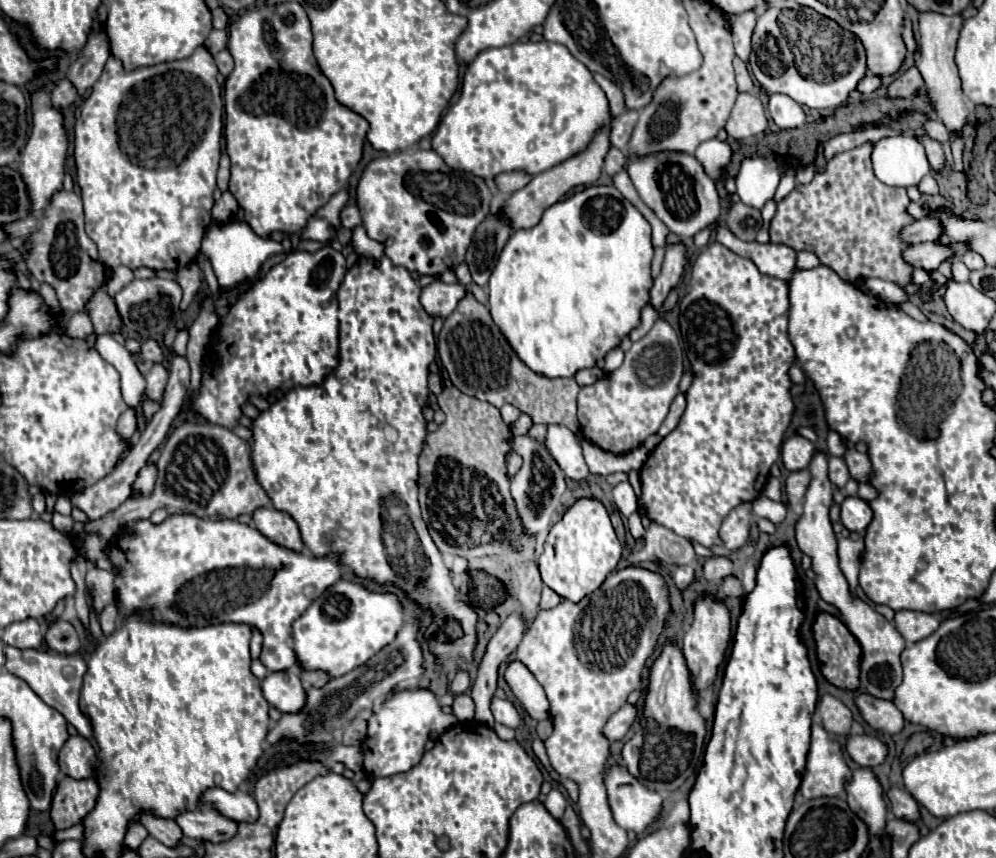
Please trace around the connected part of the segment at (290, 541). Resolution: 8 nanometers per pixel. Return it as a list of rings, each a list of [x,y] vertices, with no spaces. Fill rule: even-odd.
[[[261,507],[253,513],[253,521],[255,527],[273,543],[291,551],[303,551],[299,527],[293,521],[293,517],[289,517],[287,513],[271,507]]]

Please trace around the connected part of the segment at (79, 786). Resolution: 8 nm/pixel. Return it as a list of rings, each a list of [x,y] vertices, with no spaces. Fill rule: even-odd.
[[[63,777],[51,801],[51,821],[55,829],[69,829],[77,825],[95,807],[99,795],[99,785],[93,777],[75,781],[73,777]]]

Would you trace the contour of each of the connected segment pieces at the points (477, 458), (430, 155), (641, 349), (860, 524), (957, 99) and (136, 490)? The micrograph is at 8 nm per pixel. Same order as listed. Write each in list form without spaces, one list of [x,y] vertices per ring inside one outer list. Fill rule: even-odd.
[[[445,387],[443,393],[437,397],[437,403],[447,419],[445,423],[437,427],[437,431],[427,433],[423,441],[423,451],[419,455],[419,481],[417,483],[419,483],[419,505],[423,511],[423,519],[429,527],[429,533],[435,545],[443,553],[467,557],[467,549],[469,549],[473,551],[473,557],[481,557],[483,553],[487,555],[487,551],[505,557],[511,571],[519,579],[517,599],[521,605],[521,613],[525,615],[525,621],[531,623],[539,607],[543,581],[539,577],[539,569],[535,561],[537,541],[535,537],[527,537],[527,533],[523,533],[523,521],[519,521],[519,513],[515,513],[515,501],[509,491],[509,475],[507,475],[505,457],[511,451],[511,427],[505,425],[497,407],[493,407],[491,403],[479,401],[477,397],[469,397],[455,387]],[[451,515],[463,517],[459,525],[453,527]]]
[[[407,149],[373,159],[357,185],[357,205],[361,209],[367,235],[375,241],[385,241],[391,237],[393,243],[385,249],[385,255],[395,265],[401,265],[407,271],[419,271],[421,275],[443,273],[463,263],[467,245],[471,243],[479,221],[483,221],[483,217],[487,217],[491,211],[491,199],[491,189],[481,177],[467,171],[461,175],[461,171],[445,165],[445,161],[433,149]]]
[[[659,319],[653,325],[653,329],[643,339],[633,343],[633,347],[625,353],[625,361],[619,369],[607,373],[593,385],[581,387],[577,397],[577,417],[583,437],[609,453],[625,453],[639,447],[649,435],[657,433],[661,423],[665,421],[669,405],[679,393],[681,375],[683,375],[683,349],[679,345],[679,337],[665,319]]]
[[[847,497],[841,503],[841,523],[849,531],[863,533],[867,529],[867,525],[871,523],[871,517],[873,517],[873,511],[871,511],[869,503],[859,497]]]
[[[919,13],[919,47],[921,47],[921,57],[917,61],[917,69],[921,71],[925,85],[927,85],[927,95],[933,103],[933,109],[937,113],[937,119],[943,121],[947,129],[957,129],[961,133],[963,125],[967,123],[967,107],[963,103],[963,93],[961,93],[961,81],[957,75],[957,65],[953,61],[955,55],[955,45],[959,39],[959,29],[963,27],[963,17],[961,15],[941,15],[941,13]]]
[[[145,463],[143,469],[139,469],[135,485],[131,485],[131,497],[133,499],[137,499],[141,495],[151,495],[151,489],[155,483],[155,473],[157,473],[155,463]]]

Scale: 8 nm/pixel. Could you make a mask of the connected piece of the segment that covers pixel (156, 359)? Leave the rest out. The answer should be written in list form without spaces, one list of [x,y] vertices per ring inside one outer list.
[[[149,339],[149,341],[145,341],[141,345],[141,353],[135,355],[133,359],[139,365],[139,371],[141,373],[147,373],[153,363],[161,363],[163,361],[163,347],[157,341]]]

